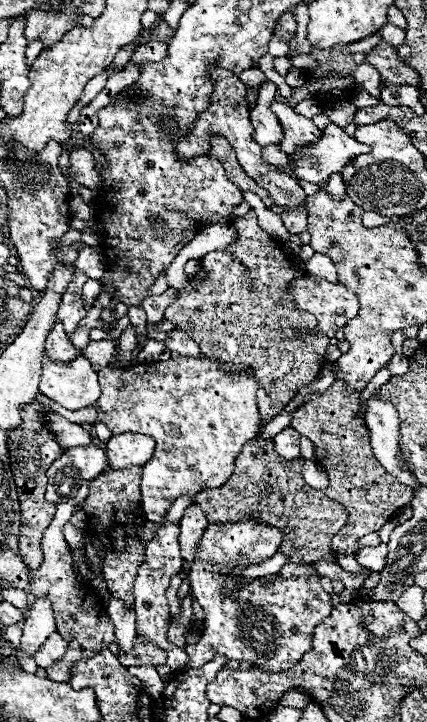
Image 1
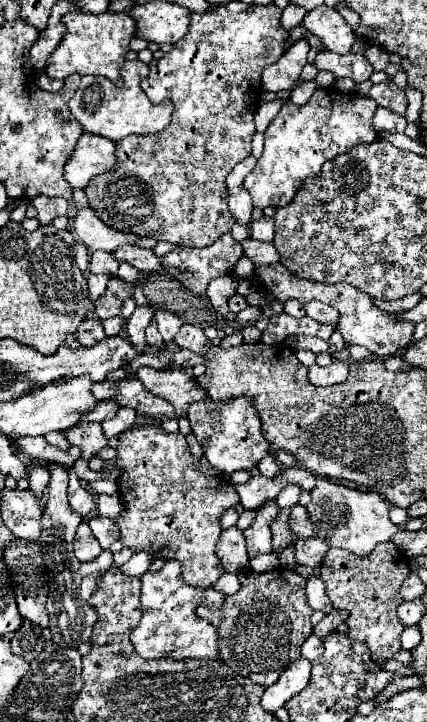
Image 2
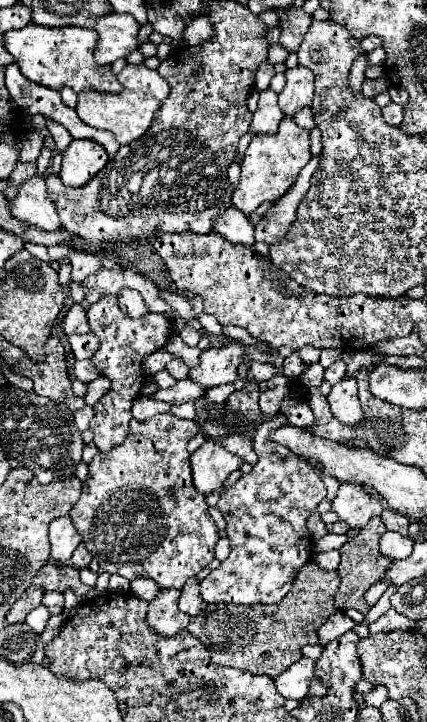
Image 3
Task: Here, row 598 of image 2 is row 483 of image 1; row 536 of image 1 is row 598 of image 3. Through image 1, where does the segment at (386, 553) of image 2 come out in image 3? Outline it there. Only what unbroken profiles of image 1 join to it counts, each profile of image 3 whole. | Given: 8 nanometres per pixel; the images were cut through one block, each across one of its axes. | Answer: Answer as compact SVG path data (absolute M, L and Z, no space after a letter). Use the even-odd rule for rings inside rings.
M372 518L354 538L350 538L340 548L342 560L340 560L340 566L338 566L338 574L340 574L342 582L340 582L338 594L336 594L336 606L340 606L340 610L346 610L346 608L356 608L356 610L362 610L362 612L370 610L370 606L366 602L362 602L362 594L372 584L376 584L384 576L386 568L390 566L390 560L380 556L379 552L379 541L385 532L386 527L381 518Z

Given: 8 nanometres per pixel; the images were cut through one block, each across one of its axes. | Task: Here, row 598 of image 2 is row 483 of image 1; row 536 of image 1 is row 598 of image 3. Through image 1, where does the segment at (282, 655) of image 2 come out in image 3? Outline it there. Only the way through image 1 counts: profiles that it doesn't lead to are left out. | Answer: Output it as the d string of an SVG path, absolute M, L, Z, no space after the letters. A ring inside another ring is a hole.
M308 562L298 572L290 594L286 594L282 602L274 606L206 606L190 620L188 630L210 650L214 664L276 678L302 658L302 646L318 642L318 628L336 612L334 594L338 584L340 576L336 570L328 572L316 562Z

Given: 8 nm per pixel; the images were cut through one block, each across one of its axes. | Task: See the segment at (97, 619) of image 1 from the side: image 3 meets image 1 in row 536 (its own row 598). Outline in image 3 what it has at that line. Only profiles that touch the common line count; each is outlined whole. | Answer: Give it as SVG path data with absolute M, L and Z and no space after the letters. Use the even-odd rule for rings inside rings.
M46 592L42 604L48 608L50 614L60 614L64 610L64 596L60 592Z

